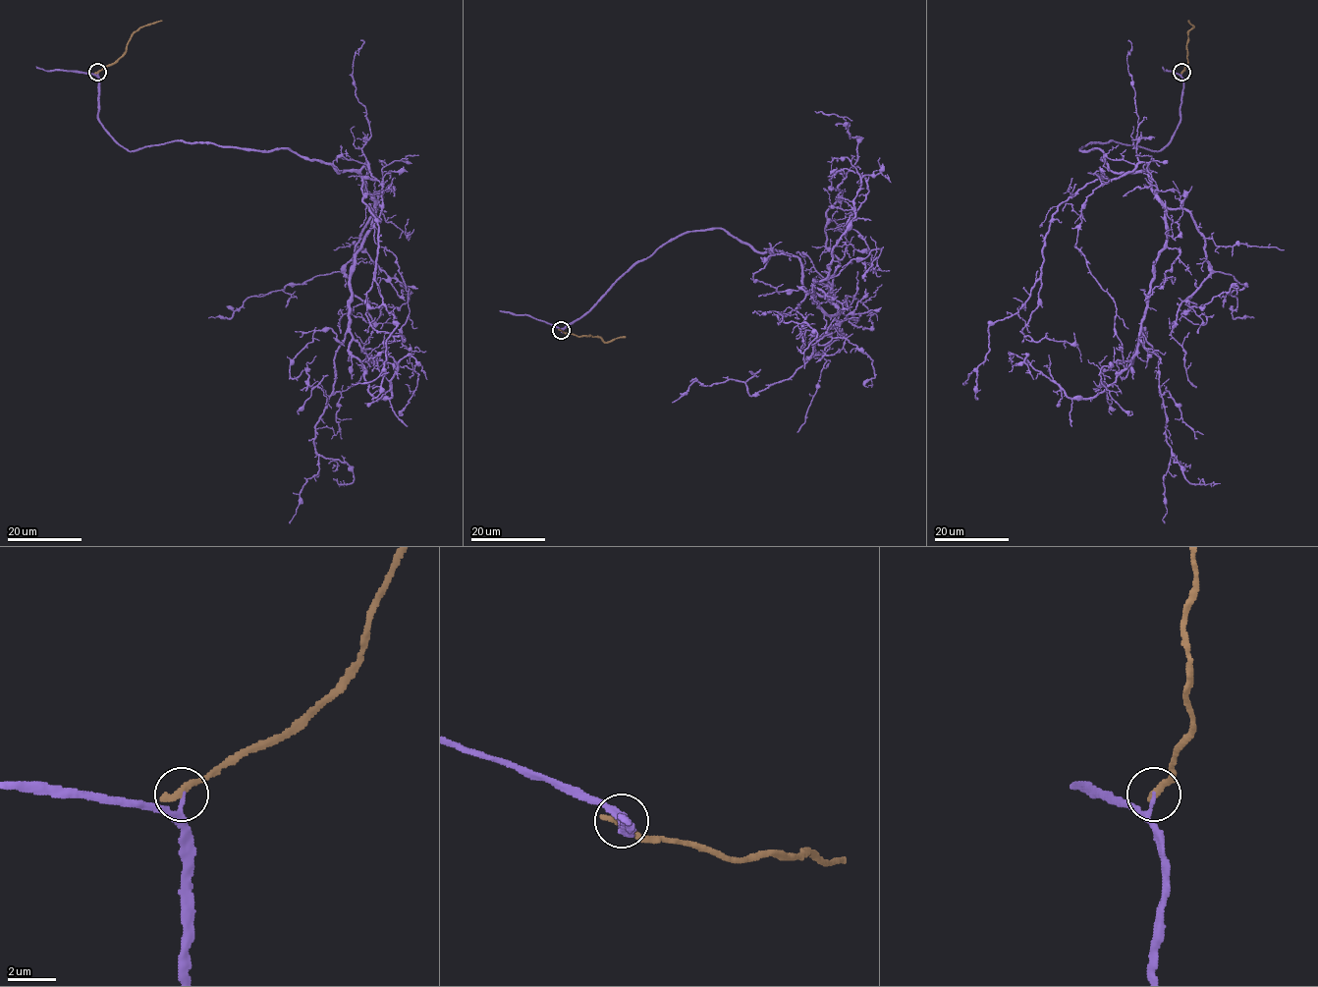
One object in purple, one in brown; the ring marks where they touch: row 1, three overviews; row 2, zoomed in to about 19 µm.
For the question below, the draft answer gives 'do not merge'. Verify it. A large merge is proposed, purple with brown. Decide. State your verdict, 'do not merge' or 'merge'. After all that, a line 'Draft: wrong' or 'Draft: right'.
do not merge
Draft: right

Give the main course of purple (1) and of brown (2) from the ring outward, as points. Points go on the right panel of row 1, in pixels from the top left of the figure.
1: (1181, 73), (1160, 150), (1080, 150), (1145, 170), (1165, 207), (1141, 332), (1173, 459), (1220, 483)
2: (1181, 73), (1187, 63), (1187, 32), (1193, 27), (1187, 21)

